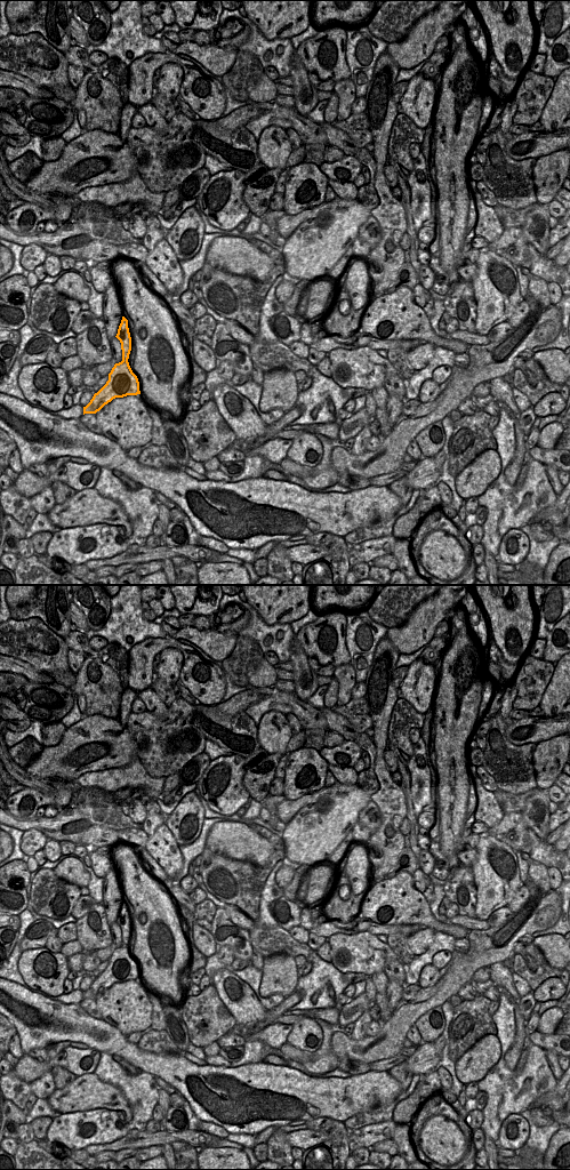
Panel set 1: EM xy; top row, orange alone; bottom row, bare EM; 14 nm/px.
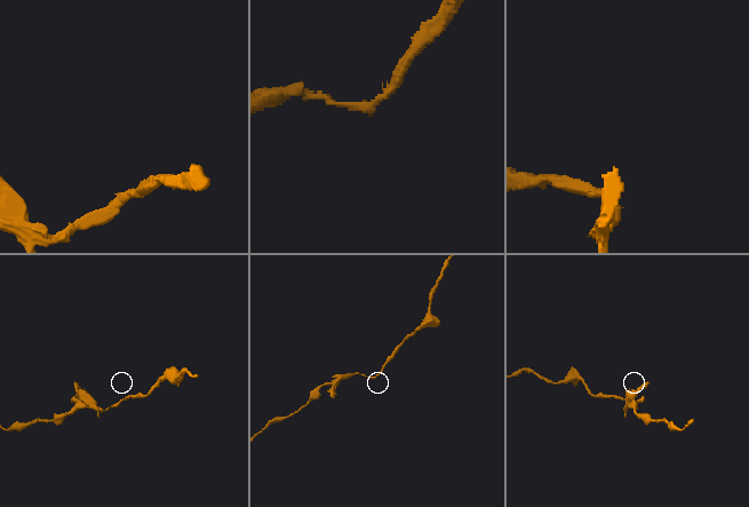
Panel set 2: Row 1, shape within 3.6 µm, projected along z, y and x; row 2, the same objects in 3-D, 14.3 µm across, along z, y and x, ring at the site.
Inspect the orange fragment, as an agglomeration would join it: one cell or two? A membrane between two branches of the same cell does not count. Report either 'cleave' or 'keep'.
cleave

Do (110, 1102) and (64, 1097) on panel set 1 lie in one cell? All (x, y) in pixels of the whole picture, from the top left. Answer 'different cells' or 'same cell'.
same cell

